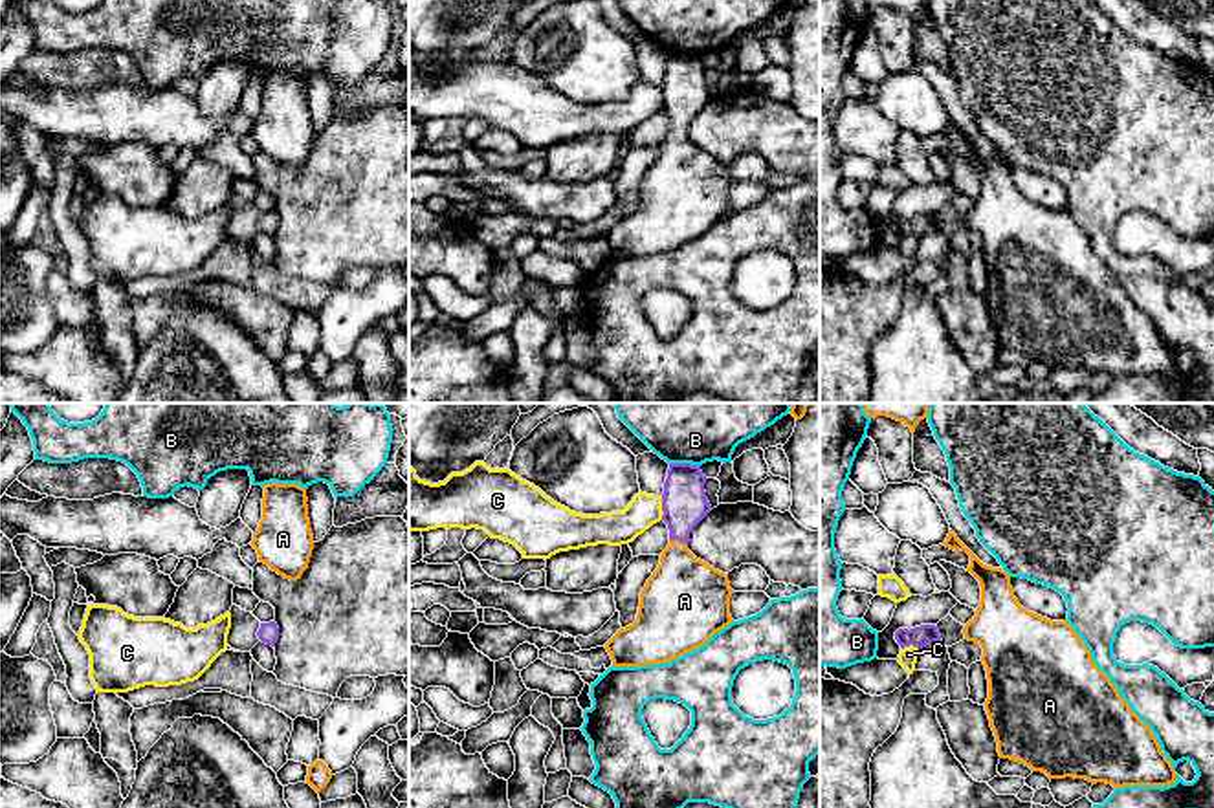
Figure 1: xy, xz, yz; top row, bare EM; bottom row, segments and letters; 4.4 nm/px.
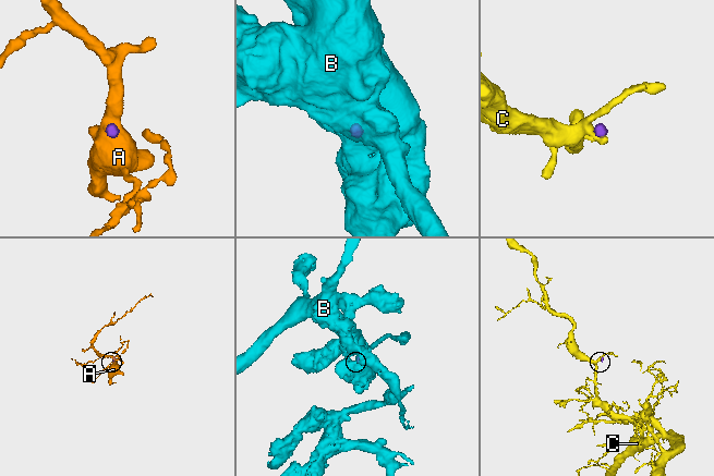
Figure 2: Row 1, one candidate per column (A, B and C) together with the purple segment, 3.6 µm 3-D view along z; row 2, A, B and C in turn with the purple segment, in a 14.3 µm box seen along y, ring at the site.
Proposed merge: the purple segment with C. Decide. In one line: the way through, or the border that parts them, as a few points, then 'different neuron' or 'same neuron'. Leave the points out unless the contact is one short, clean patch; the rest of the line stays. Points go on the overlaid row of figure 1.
along xz (661, 497), (662, 519) | different neuron

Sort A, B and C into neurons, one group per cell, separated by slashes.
A / B / C

